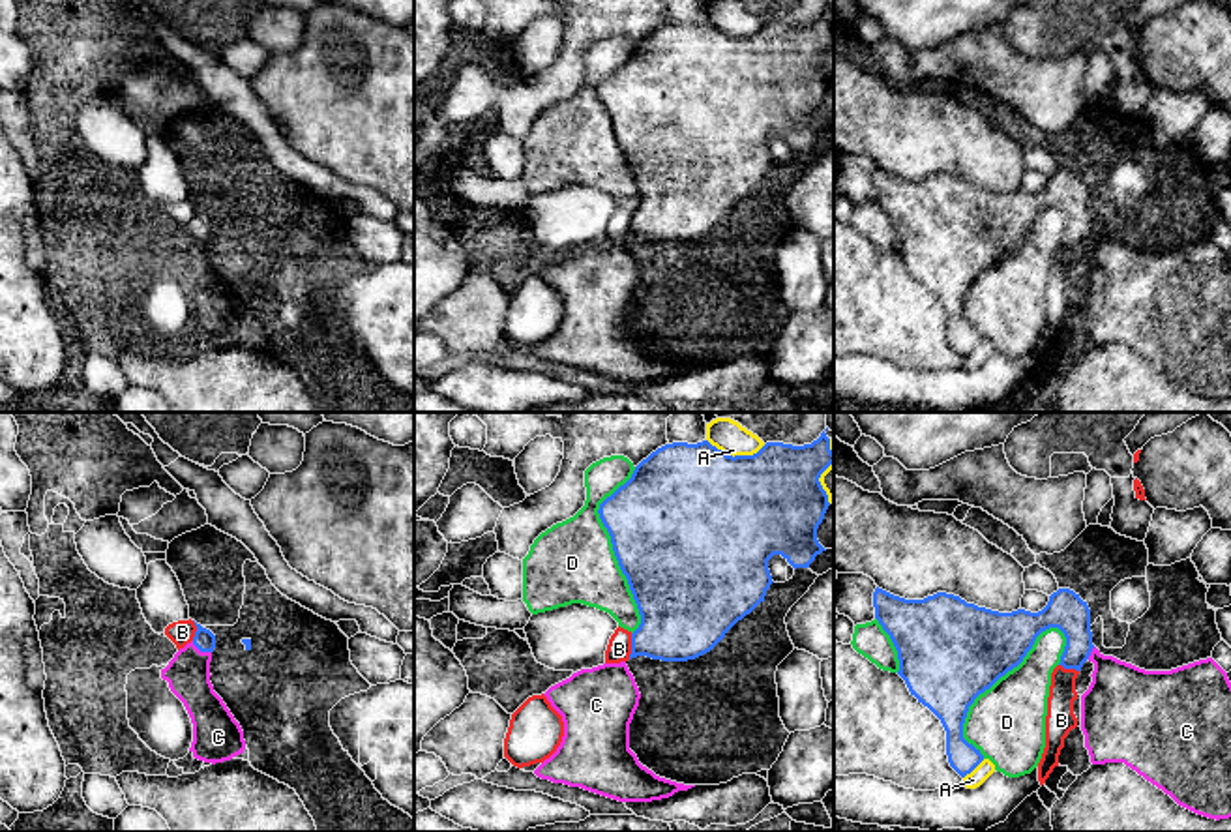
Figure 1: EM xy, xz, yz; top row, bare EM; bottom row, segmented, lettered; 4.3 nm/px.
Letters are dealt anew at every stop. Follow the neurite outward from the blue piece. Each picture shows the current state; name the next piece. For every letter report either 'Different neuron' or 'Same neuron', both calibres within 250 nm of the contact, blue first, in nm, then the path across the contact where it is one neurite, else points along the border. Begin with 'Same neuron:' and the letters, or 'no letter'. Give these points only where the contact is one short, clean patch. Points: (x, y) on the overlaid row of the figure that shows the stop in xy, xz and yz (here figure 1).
Same neuron: C
A: Different neuron. Thickness 500 nm (blue) against 140 nm
B: Different neuron. Thickness 360 nm (blue) against 110 nm. Boundary: xz (632, 634), (632, 653), (628, 658)
C: Same neuron. Thickness 90 nm (blue) against 190 nm. Path across: xy (205, 639), (201, 651), (188, 673)
D: Different neuron. Thickness 440 nm (blue) against 320 nm

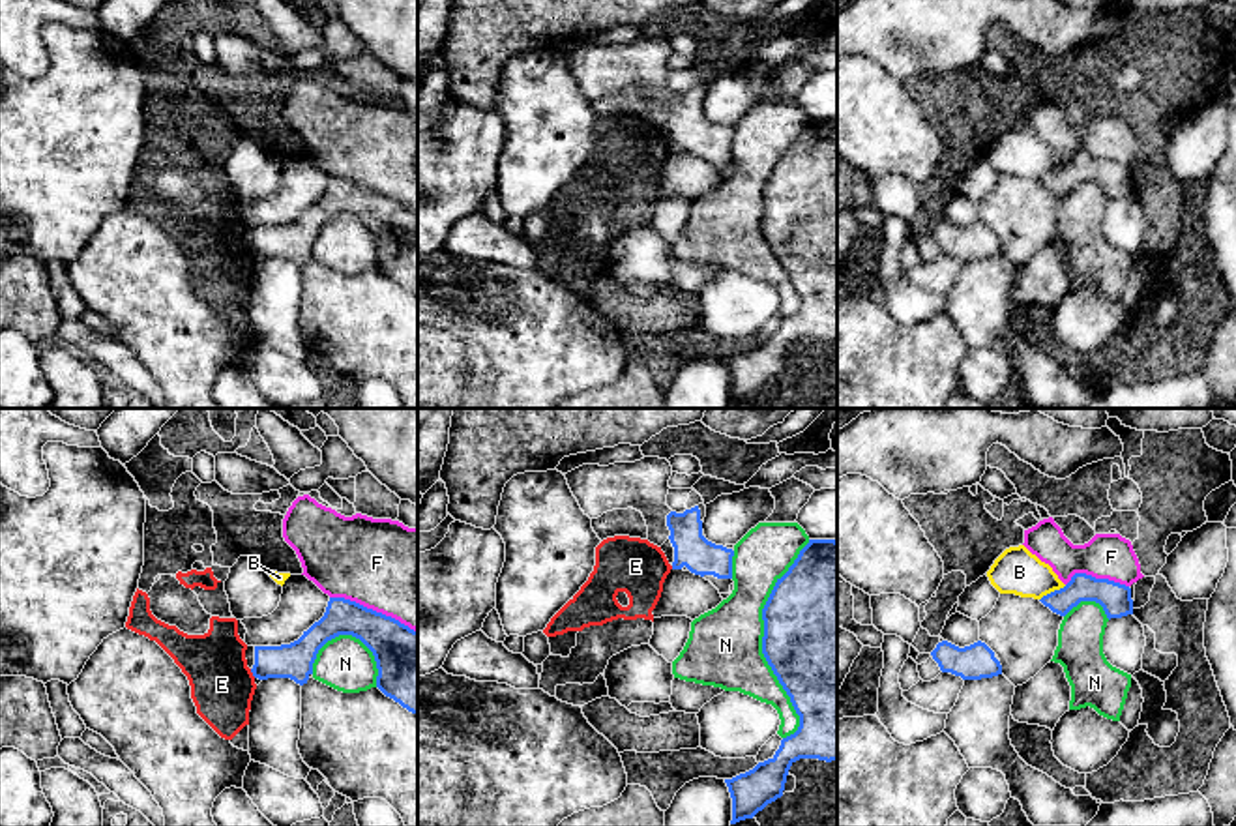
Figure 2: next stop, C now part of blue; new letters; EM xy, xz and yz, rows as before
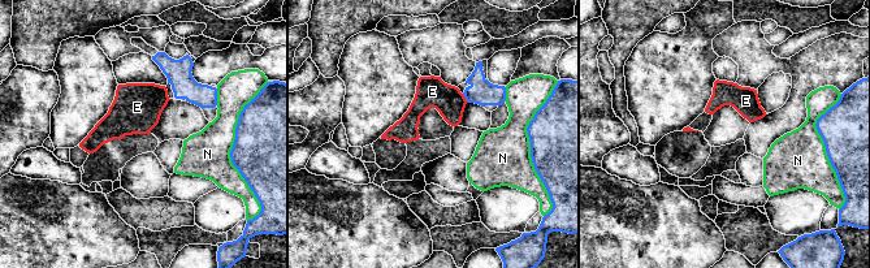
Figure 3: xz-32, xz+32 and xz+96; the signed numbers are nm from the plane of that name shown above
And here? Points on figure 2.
Same neuron: no letter
B: Different neuron. Thickness 130 nm (blue) against 200 nm. Boundary: yz (1066, 585), (1040, 600)
E: Different neuron. Thickness 150 nm (blue) against 280 nm. Boundary: xy (250, 669), (255, 677)
F: Different neuron. Thickness 240 nm (blue) against 420 nm
N: Different neuron. Thickness 500 nm (blue) against 320 nm

